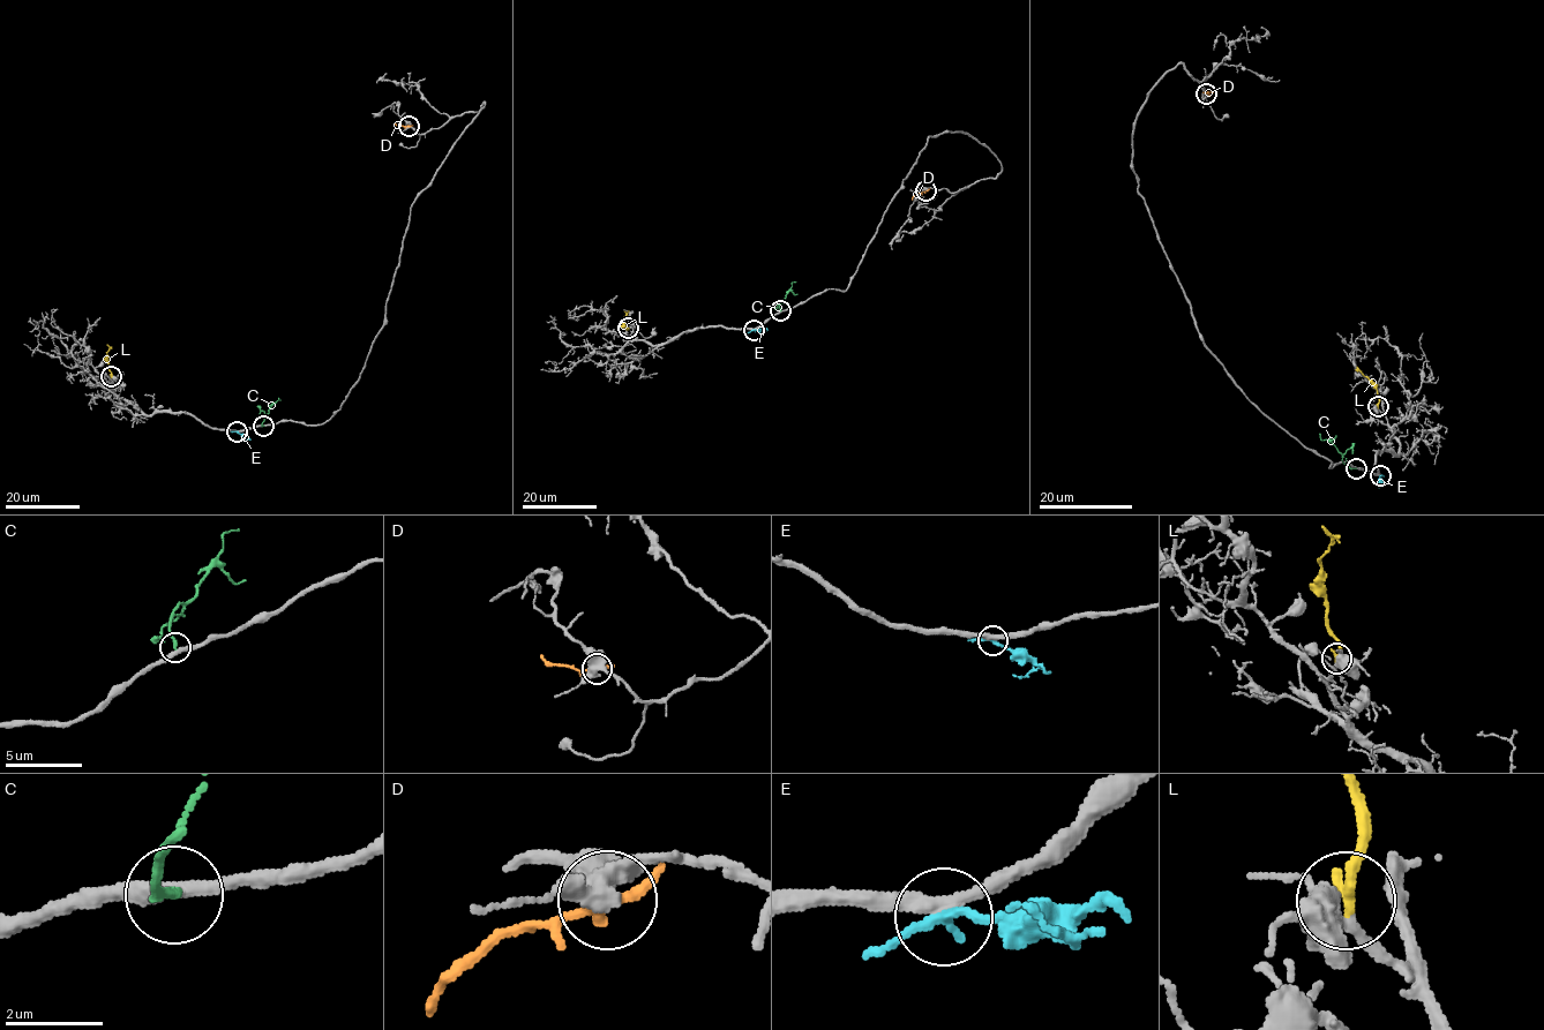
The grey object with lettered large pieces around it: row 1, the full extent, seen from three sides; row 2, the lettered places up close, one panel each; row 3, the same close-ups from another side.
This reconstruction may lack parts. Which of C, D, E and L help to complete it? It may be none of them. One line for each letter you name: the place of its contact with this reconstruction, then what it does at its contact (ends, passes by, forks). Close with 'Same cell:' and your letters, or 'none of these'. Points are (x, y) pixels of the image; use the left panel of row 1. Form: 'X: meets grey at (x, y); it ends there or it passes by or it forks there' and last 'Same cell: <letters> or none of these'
L: meets grey at (111, 376); it ends there
Same cell: L

